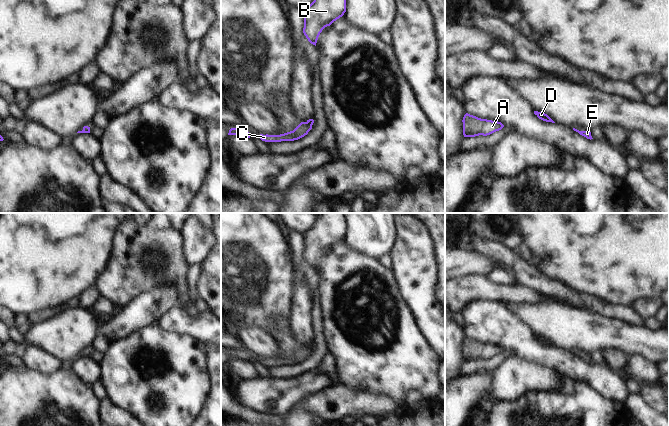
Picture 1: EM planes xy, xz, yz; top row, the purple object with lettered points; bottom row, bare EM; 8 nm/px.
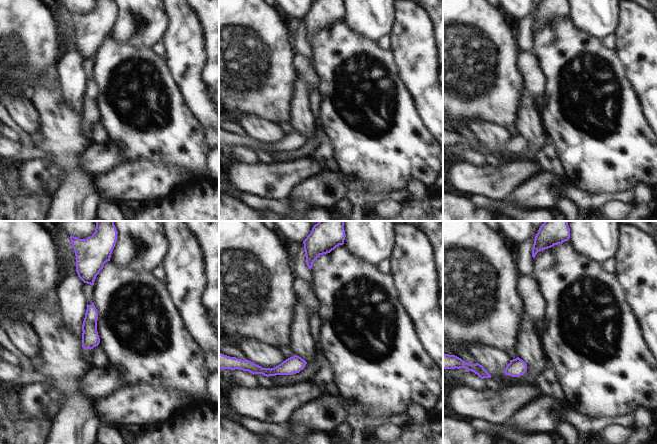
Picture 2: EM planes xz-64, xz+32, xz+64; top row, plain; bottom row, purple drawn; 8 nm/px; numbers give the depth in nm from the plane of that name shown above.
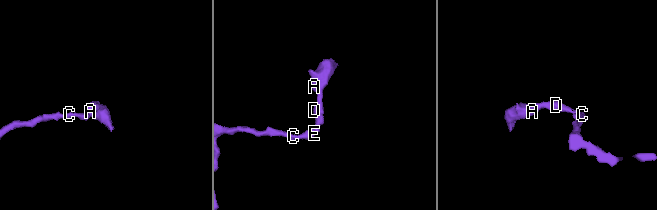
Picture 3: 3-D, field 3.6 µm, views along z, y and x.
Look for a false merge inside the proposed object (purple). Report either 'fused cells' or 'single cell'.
single cell

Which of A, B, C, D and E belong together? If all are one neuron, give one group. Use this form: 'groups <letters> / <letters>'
groups A B C D E

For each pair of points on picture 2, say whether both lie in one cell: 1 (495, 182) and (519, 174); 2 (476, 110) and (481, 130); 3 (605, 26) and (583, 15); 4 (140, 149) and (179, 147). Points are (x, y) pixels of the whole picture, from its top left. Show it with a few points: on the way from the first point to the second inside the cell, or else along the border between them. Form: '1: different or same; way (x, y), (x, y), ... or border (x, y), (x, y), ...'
1: same; way (501, 181), (513, 174)
2: different; border (464, 122), (471, 118), (482, 118), (500, 126)
3: same; way (600, 21), (594, 15), (588, 15)
4: same; way (150, 147), (169, 147)

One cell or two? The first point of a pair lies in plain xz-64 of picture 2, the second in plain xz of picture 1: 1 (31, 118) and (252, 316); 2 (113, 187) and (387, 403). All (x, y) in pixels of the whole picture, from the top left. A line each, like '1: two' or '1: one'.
1: two
2: one

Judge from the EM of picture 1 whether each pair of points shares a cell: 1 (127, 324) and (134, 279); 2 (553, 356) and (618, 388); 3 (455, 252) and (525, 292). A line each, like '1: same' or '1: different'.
1: different
2: same
3: different

